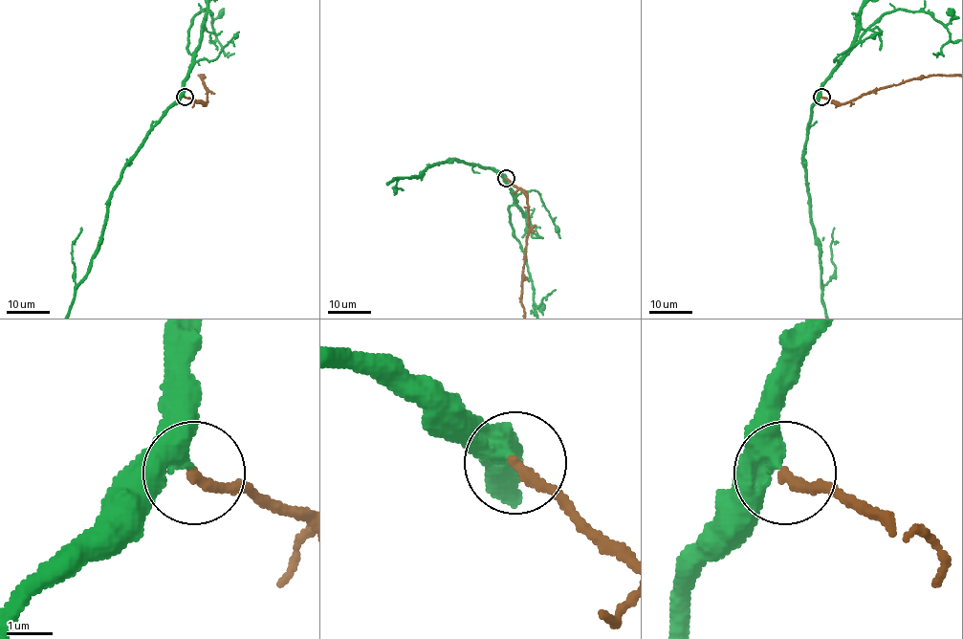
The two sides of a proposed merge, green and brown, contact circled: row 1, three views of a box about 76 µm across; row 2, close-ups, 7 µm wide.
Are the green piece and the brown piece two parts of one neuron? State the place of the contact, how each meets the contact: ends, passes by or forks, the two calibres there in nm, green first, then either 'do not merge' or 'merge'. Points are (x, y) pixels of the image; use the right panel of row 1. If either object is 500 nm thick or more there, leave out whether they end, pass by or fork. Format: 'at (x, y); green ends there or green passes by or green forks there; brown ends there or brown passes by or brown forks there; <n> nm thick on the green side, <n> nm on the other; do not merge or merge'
at (821, 97); green passes by; brown ends there; 360 nm thick on the green side, 240 nm on the other; merge

